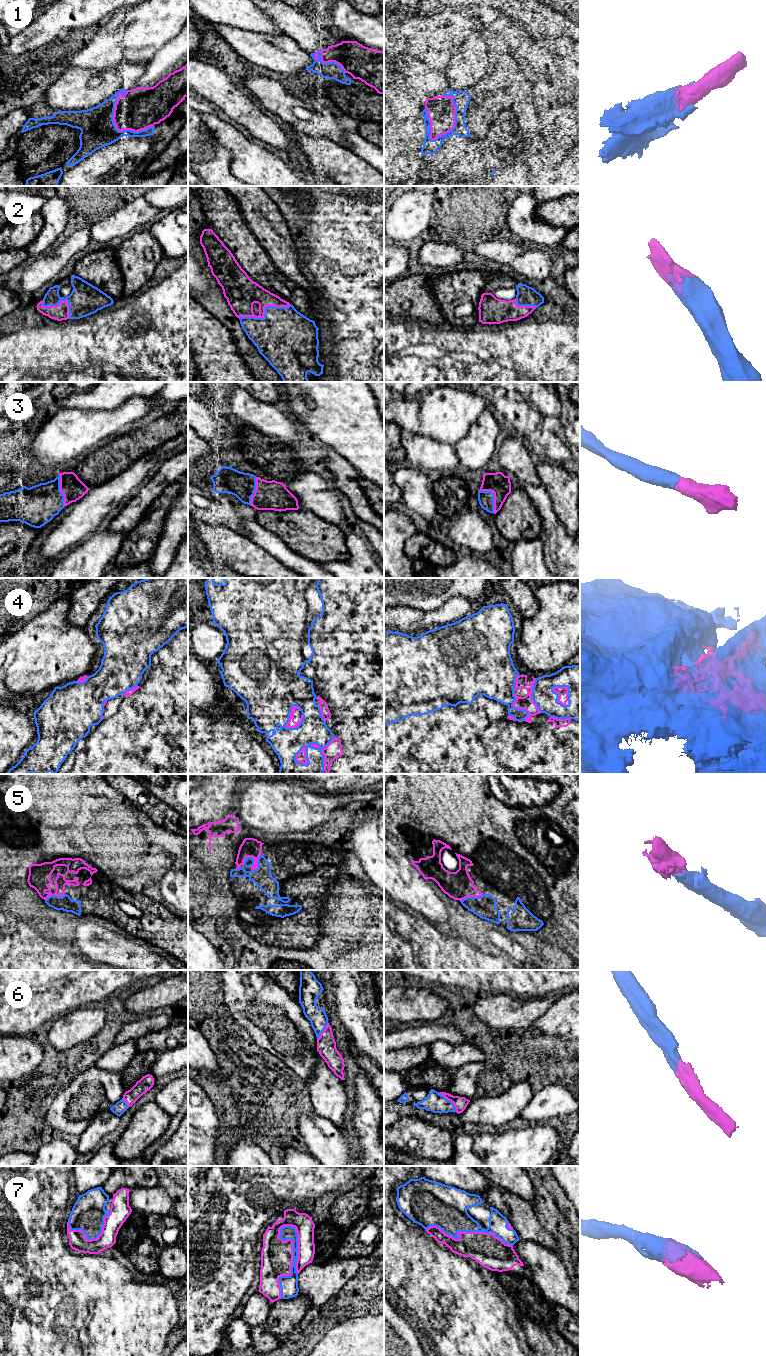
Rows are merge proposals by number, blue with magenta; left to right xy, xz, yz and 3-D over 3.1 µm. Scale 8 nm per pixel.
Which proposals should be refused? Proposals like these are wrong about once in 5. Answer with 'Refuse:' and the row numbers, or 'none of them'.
Refuse: none of them

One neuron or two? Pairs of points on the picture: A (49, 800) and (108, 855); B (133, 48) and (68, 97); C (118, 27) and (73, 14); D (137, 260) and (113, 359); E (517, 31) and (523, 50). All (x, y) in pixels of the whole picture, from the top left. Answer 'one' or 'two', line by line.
A: one
B: two
C: two
D: two
E: one

